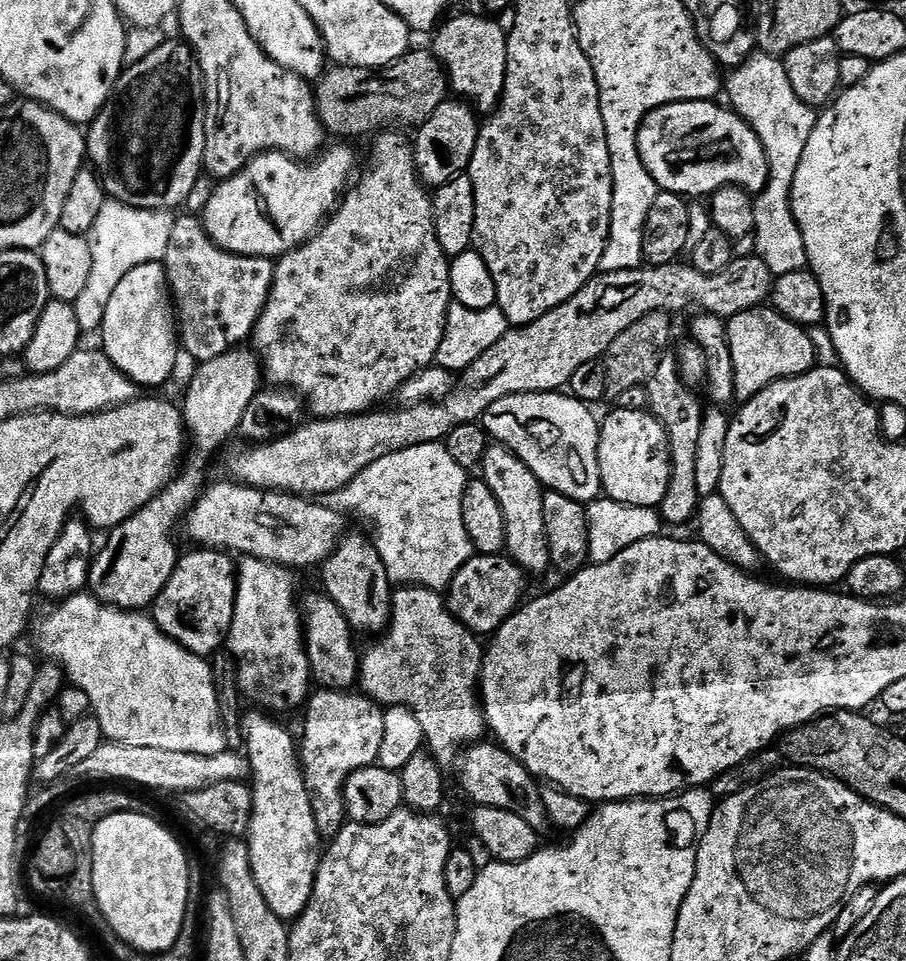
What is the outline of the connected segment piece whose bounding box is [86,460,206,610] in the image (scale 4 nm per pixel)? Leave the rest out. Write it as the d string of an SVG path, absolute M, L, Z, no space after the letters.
M192 460L188 469L167 483L149 504L107 533L108 541L101 552L99 549L95 553L86 583L89 589L92 587L90 592L95 599L121 610L144 610L156 601L172 577L178 559L178 552L169 543L172 527L196 503L205 484L203 462Z

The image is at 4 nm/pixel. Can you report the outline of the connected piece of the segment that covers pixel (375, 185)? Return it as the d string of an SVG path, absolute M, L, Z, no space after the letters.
M392 130L381 131L377 136L380 137L372 144L372 161L369 162L364 177L356 185L353 183L343 193L342 199L335 205L331 215L317 227L316 231L300 247L295 248L292 252L287 252L286 255L275 261L276 273L273 276L271 273L270 276L268 298L264 301L264 306L261 308L250 333L250 343L252 342L253 346L256 347L254 352L258 357L263 379L267 383L269 380L272 383L269 385L275 386L277 389L291 390L301 401L304 399L308 403L309 410L313 412L311 415L316 418L363 414L375 409L379 405L376 403L383 396L388 396L391 392L392 395L399 393L404 383L433 363L435 352L444 334L445 319L450 309L450 289L446 264L432 235L430 196L422 187L412 165L411 147L407 143L400 144L399 138L396 137L399 135Z

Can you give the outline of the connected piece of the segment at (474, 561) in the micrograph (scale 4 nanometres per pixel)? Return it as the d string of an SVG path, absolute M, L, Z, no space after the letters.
M473 555L463 568L458 569L452 583L448 585L446 607L457 623L464 625L469 633L481 632L485 638L491 637L521 607L525 599L523 575L525 573L503 555Z

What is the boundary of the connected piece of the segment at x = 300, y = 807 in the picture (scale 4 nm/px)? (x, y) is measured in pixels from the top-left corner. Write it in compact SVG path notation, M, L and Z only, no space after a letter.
M252 710L244 720L245 749L243 748L243 751L246 753L246 768L250 773L250 780L252 776L252 817L248 820L246 847L248 861L252 867L252 877L260 887L260 893L266 898L273 914L279 916L281 921L288 922L299 916L308 904L312 878L318 863L318 848L316 852L318 833L293 737L291 740L287 730L272 720L275 719L269 718L260 710Z

